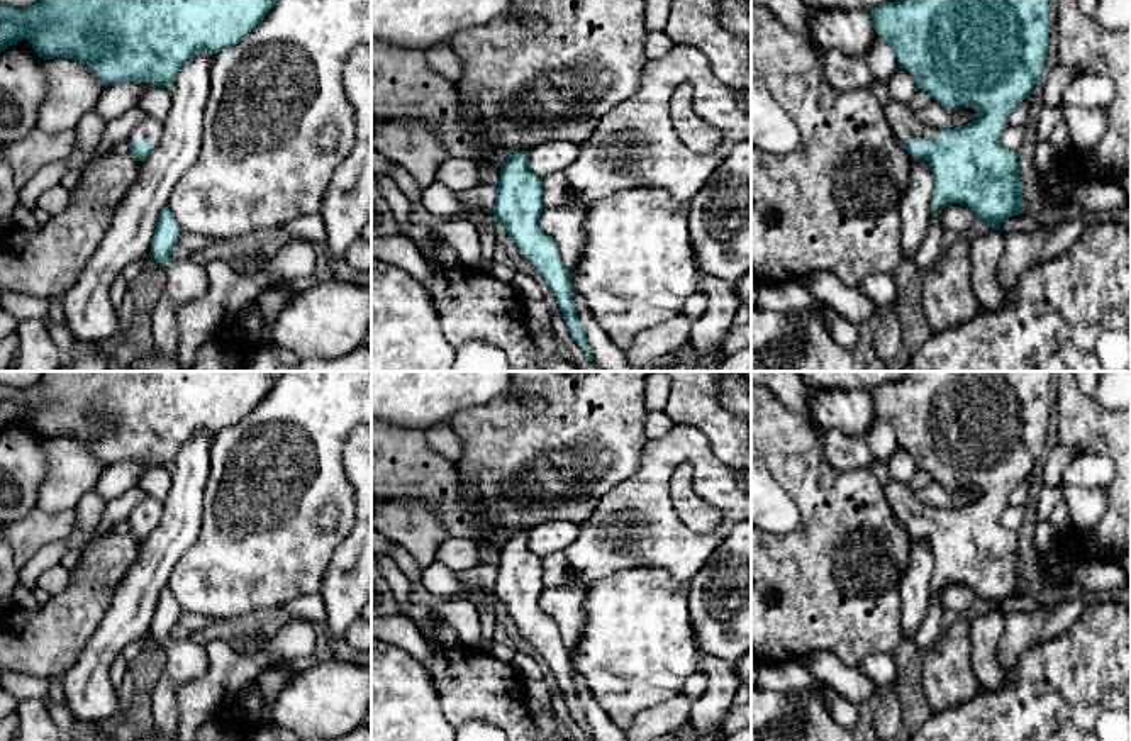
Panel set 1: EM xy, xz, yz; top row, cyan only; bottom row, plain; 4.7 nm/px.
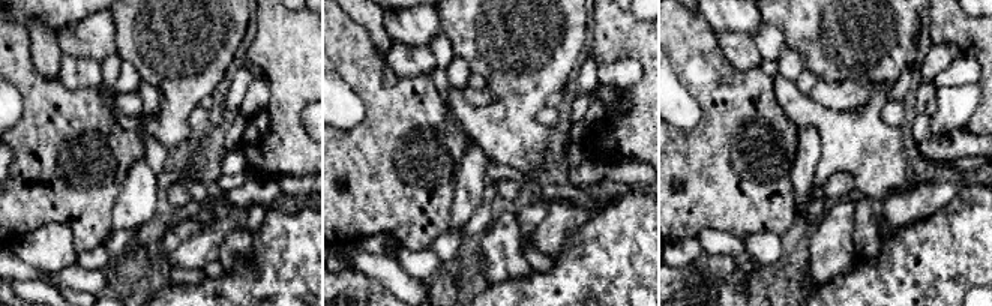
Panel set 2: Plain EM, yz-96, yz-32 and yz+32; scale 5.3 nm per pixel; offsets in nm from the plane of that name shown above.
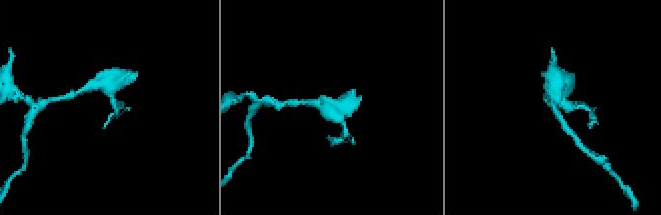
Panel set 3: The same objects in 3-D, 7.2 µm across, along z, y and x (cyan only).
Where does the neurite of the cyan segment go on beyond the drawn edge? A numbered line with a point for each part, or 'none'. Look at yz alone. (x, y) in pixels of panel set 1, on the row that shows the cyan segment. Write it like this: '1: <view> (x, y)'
1: yz (899, 116)

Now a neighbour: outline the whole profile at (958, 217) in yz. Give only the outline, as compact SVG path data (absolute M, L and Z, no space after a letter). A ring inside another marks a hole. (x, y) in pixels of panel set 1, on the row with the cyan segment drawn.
M950 203L938 217L944 229L958 236L970 236L977 227L977 217L967 203Z

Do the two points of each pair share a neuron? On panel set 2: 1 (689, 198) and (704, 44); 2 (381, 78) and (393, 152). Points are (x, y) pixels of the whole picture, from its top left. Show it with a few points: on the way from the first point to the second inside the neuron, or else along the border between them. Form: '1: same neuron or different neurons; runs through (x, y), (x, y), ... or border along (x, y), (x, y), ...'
1: same neuron; runs through (719, 159), (719, 92), (715, 83)
2: same neuron; runs through (386, 96), (393, 105), (393, 134)

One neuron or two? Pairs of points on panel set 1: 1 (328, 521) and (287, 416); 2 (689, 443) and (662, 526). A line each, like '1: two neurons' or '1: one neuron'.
1: two neurons
2: one neuron

